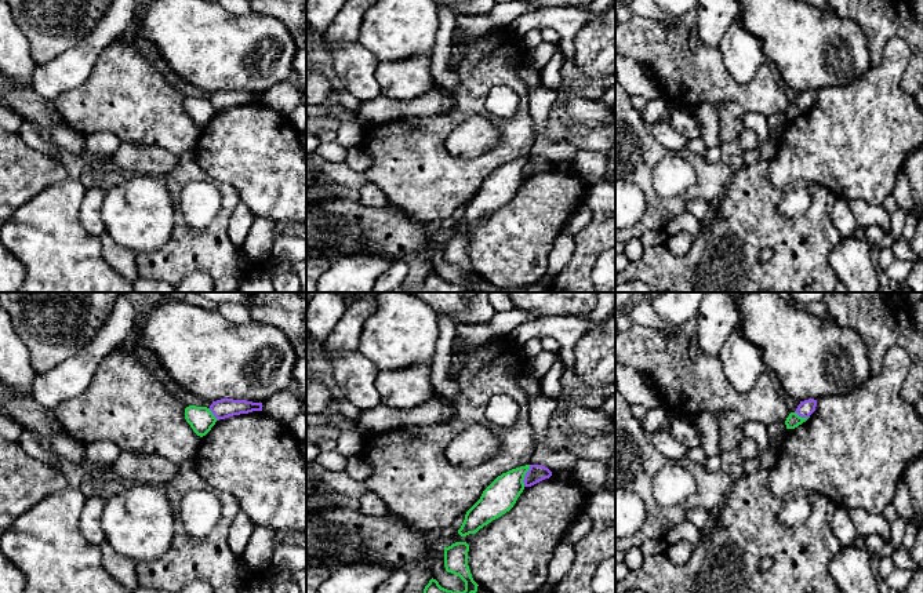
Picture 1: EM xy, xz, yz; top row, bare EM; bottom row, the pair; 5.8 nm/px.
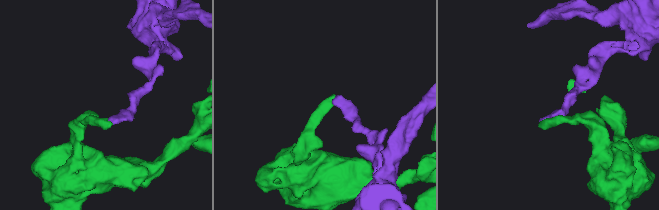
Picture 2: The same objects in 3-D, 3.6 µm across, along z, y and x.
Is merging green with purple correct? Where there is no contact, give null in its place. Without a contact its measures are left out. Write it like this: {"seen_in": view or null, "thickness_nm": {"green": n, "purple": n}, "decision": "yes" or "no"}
{"seen_in": "xz", "thickness_nm": {"green": 190, "purple": 100}, "decision": "no"}

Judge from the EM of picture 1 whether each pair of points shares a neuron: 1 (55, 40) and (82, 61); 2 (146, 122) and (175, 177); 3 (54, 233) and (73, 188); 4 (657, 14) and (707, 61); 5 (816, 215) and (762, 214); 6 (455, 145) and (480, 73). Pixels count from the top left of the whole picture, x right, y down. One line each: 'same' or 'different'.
1: different
2: different
3: same
4: different
5: same
6: different

